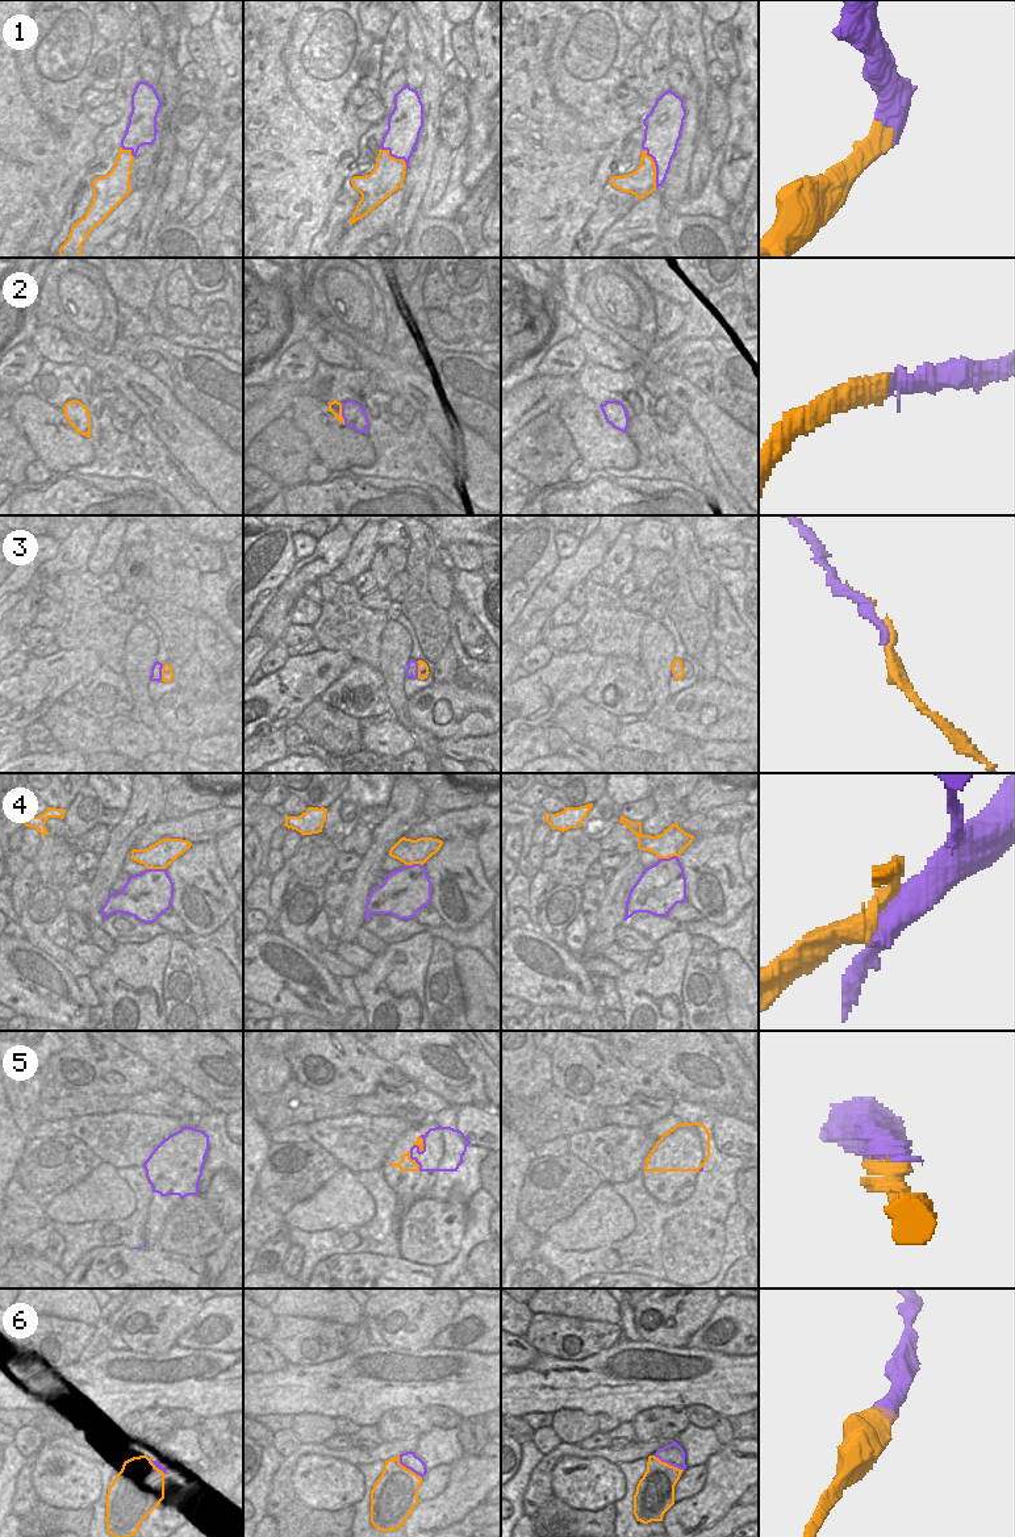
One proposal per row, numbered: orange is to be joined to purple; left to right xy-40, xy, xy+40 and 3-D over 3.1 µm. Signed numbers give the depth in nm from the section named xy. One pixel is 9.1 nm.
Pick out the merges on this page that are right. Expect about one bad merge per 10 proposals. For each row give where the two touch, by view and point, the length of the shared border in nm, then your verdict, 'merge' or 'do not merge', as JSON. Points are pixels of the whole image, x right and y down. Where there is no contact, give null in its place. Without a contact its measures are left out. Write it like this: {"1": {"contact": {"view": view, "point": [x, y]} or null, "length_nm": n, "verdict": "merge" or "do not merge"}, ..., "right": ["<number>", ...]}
{"1": {"contact": {"view": "xy+40", "point": [656, 168]}, "length_nm": 380, "verdict": "merge"}, "2": {"contact": {"view": "xy", "point": [342, 414]}, "length_nm": 200, "verdict": "merge"}, "3": {"contact": {"view": "xy-40", "point": [161, 672]}, "length_nm": 160, "verdict": "merge"}, "4": {"contact": {"view": "xy+40", "point": [669, 857]}, "length_nm": 180, "verdict": "merge"}, "5": {"contact": {"view": "xy", "point": [416, 1161]}, "length_nm": 220, "verdict": "merge"}, "6": {"contact": {"view": "xy", "point": [408, 1467]}, "length_nm": 300, "verdict": "merge"}, "right": ["1", "2", "3", "4", "5", "6"]}

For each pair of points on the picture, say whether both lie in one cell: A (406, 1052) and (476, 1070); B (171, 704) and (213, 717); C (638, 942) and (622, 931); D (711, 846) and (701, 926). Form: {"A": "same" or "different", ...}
{"A": "same", "B": "same", "C": "same", "D": "different"}

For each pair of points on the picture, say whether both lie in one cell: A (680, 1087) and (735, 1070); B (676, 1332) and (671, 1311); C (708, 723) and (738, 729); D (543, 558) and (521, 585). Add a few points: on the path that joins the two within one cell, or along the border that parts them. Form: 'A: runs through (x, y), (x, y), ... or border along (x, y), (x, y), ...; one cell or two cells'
A: border along (664, 1069), (676, 1072), (705, 1091), (722, 1091); two cells
B: runs through (676, 1327), (675, 1316); one cell
C: runs through (709, 730), (729, 729); one cell
D: runs through (534, 567), (529, 572), (529, 585); one cell

